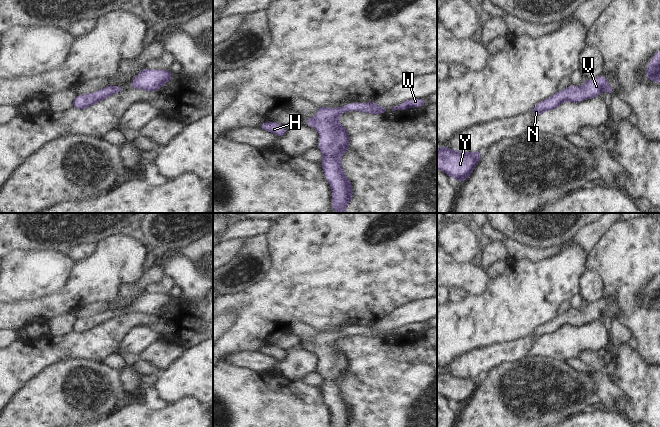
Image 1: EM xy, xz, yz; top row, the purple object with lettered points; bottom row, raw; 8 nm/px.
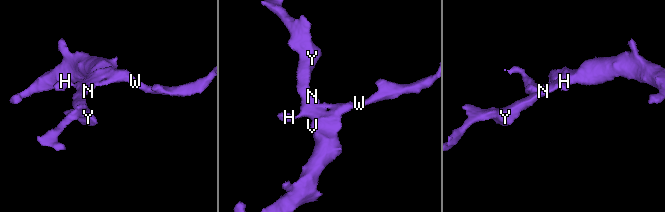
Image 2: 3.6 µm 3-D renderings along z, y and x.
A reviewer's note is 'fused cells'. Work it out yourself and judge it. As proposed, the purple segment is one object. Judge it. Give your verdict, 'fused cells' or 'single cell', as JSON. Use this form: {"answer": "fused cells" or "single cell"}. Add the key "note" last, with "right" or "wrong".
{"answer": "single cell", "note": "wrong"}

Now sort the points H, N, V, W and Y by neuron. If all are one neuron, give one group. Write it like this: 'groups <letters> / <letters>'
groups H N V W Y

